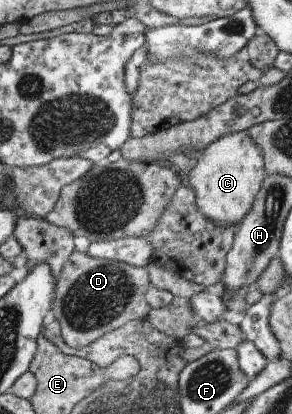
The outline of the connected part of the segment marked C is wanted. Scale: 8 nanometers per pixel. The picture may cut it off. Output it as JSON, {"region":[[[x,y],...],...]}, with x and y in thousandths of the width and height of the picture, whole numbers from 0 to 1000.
{"region":[[[836,319],[788,321],[753,331],[671,374],[675,396],[644,423],[647,444],[668,464],[678,507],[743,553],[818,546],[853,517],[908,430],[894,362]]]}

